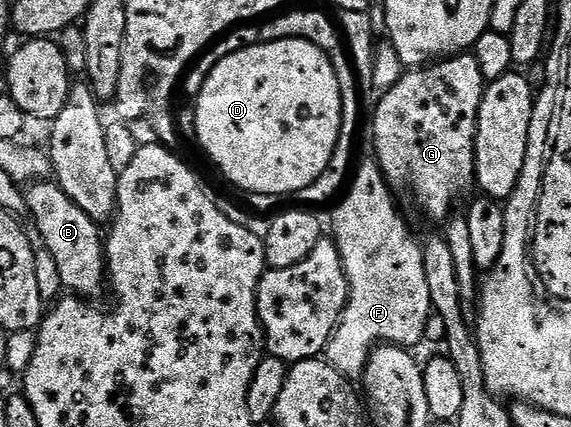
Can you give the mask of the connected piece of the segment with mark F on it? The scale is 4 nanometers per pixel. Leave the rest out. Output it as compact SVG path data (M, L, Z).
M369 157L366 163L360 163L356 164L351 182L340 196L341 204L333 211L331 238L339 249L347 273L349 300L341 314L339 325L334 329L323 352L327 362L351 381L360 380L364 376L367 361L376 347L392 345L406 349L416 348L416 343L424 337L425 330L429 327L429 315L434 314L431 289L427 289L422 244L413 240L408 225L401 220L401 215L397 212L398 200L390 191L389 182L385 180L385 174L376 158Z

